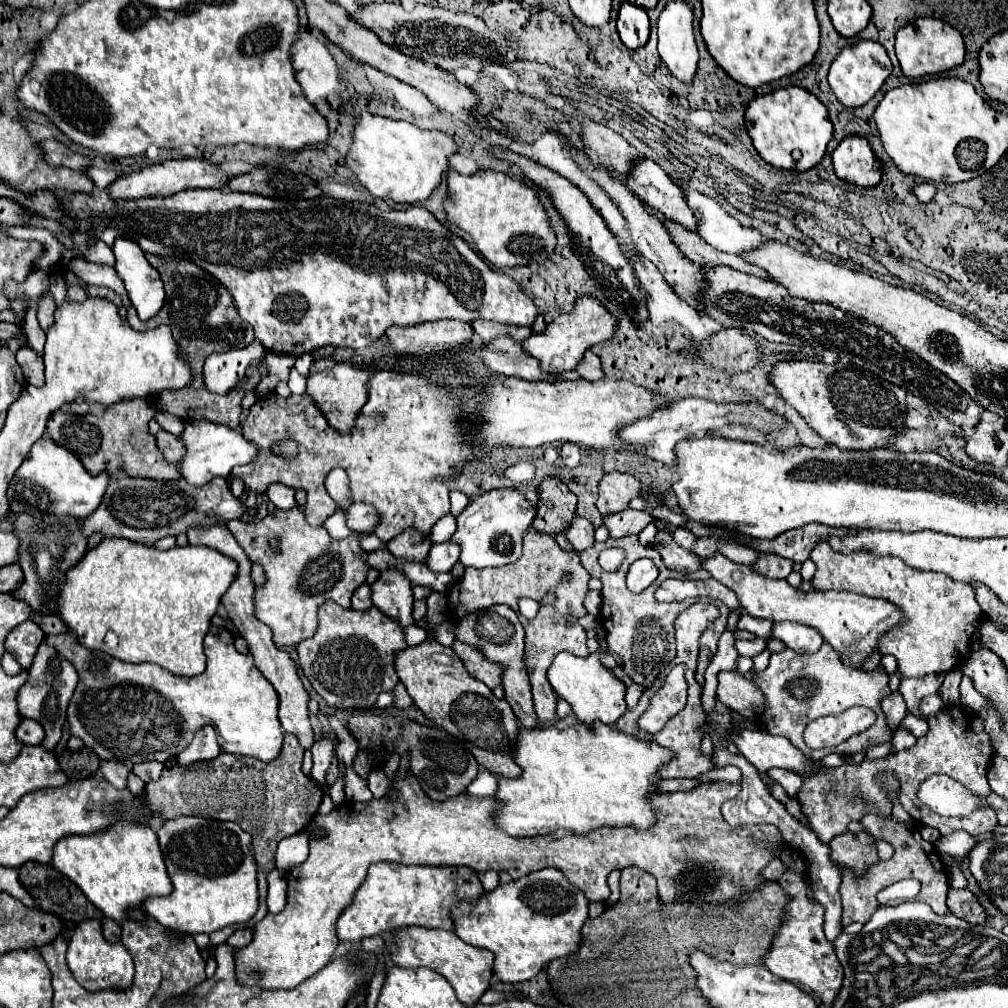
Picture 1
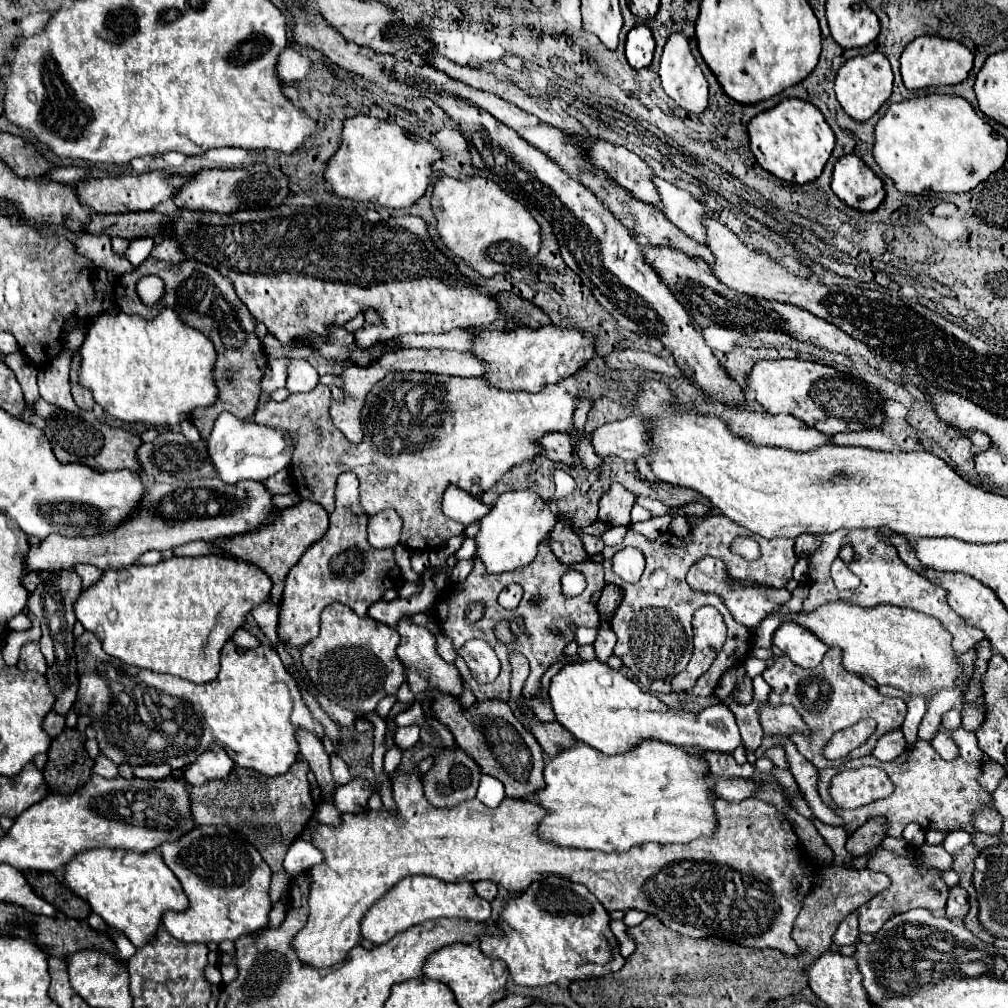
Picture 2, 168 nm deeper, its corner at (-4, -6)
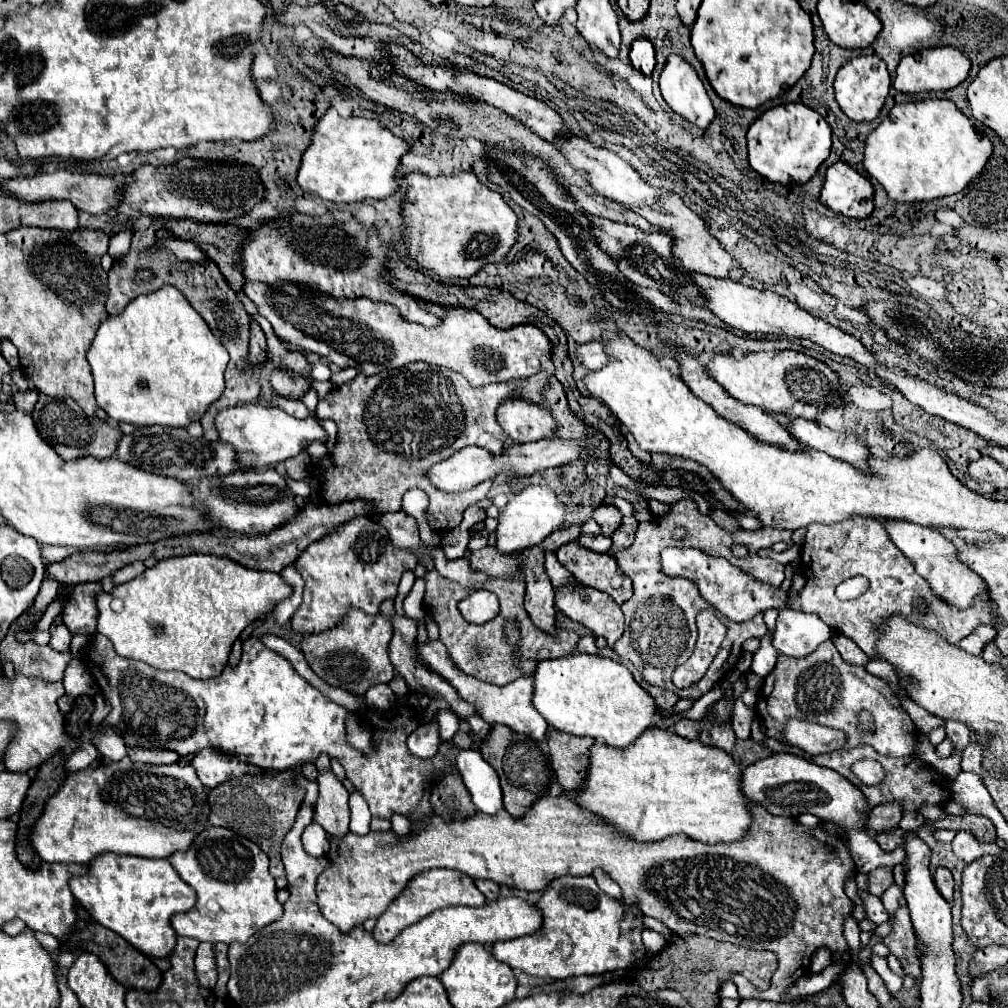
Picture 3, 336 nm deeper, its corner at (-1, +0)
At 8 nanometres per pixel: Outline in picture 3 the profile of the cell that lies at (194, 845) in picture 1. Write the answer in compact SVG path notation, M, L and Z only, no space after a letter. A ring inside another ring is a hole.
M208 826L198 834L190 850L172 854L170 864L198 894L198 902L190 912L172 918L172 928L178 936L212 944L246 942L260 928L282 916L282 904L276 898L276 882L268 872L268 856L258 844L228 828Z

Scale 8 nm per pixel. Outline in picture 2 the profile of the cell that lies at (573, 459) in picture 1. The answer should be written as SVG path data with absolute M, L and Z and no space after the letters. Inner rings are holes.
M551 432L541 438L541 446L545 448L545 456L549 456L555 462L563 462L569 468L575 466L575 448L571 444L569 434L561 432Z

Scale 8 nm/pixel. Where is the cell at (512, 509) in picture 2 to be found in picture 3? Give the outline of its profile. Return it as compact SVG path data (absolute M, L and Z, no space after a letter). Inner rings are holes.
M548 486L524 488L522 492L514 496L512 502L508 502L506 508L500 510L498 528L496 528L496 536L498 536L496 550L502 554L512 554L512 552L520 552L524 548L540 544L548 534L562 528L564 514L566 514L566 506L552 488Z

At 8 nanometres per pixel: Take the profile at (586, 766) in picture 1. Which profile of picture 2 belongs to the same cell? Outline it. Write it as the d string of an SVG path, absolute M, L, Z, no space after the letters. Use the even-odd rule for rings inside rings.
M645 740L633 746L633 750L615 756L605 756L583 742L575 742L569 750L547 758L543 770L545 788L535 792L537 804L545 808L537 836L551 844L593 848L601 852L625 852L647 842L689 844L699 836L711 836L717 822L713 816L713 794L705 778L707 770L707 762L703 758L689 754L683 748L669 746L667 742Z

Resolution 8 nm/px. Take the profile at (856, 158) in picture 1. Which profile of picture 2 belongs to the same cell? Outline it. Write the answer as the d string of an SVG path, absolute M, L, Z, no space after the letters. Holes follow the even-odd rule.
M845 154L837 160L831 188L845 204L865 212L875 210L885 198L883 182L857 154Z

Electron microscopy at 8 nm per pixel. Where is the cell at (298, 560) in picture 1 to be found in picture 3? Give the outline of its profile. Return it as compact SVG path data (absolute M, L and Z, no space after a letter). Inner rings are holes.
M354 518L310 544L294 564L306 582L306 590L298 612L292 616L292 628L302 634L326 632L334 628L350 608L378 614L384 600L396 598L404 570L414 572L418 566L418 558L412 552L394 548L390 542L382 524L368 518Z

